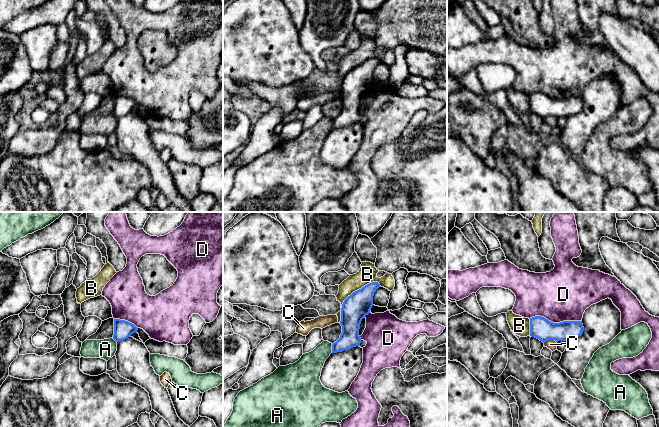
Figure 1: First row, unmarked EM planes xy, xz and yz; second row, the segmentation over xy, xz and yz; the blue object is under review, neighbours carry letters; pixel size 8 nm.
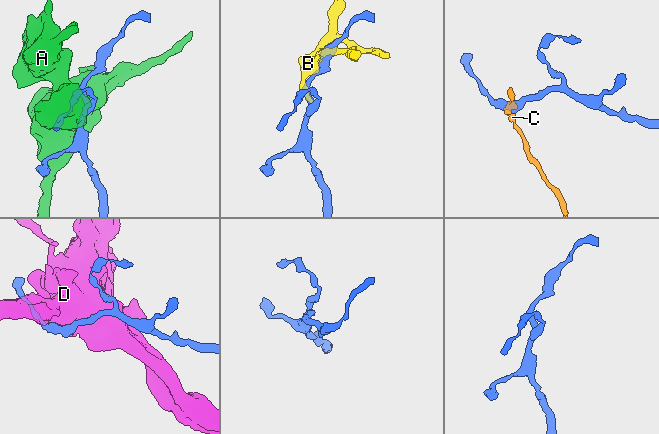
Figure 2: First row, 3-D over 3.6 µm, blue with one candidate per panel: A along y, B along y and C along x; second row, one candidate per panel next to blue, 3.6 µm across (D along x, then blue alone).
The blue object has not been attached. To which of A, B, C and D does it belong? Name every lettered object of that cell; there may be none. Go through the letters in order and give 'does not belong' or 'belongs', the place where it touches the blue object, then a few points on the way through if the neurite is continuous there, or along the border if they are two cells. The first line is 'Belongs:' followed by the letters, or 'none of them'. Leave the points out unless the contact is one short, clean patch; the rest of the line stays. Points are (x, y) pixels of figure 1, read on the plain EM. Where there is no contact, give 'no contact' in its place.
Belongs: none of them
A: does not belong | xz (332, 124)
B: does not belong | xz (359, 65)
C: does not belong | yz (550, 115) | along yz (556, 117), (547, 116), (544, 119)
D: does not belong | yz (555, 99)

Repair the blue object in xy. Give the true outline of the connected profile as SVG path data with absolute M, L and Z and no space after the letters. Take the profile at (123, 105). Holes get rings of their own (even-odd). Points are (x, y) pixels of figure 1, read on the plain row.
M114 95L113 115L116 118L120 118L127 115L135 108L139 110L139 113L143 117L143 119L151 115L149 111L143 105L137 104L134 100L125 96Z

